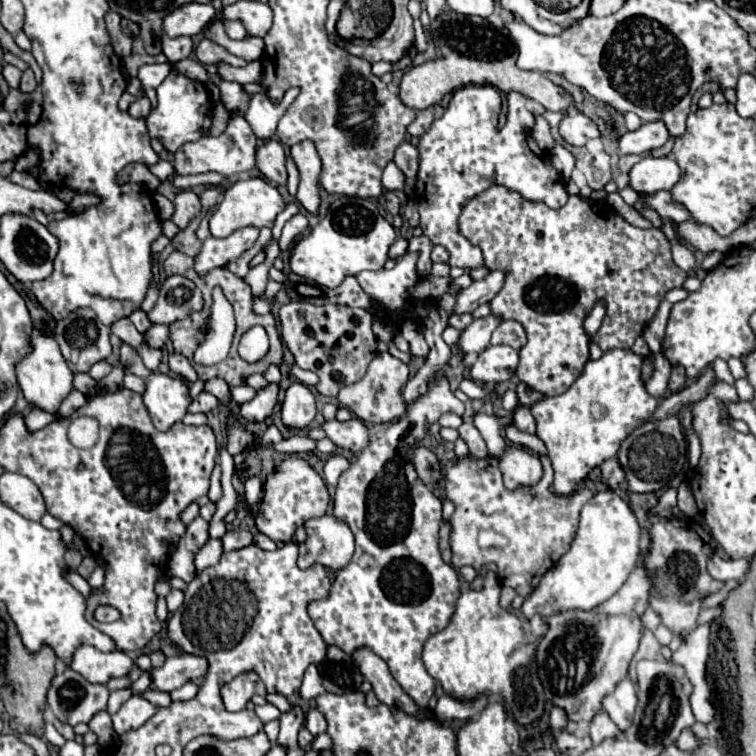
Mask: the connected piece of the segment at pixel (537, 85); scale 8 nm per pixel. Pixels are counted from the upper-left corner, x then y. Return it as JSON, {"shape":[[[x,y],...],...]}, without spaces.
{"shape":[[[450,9],[442,11],[436,19],[432,19],[432,27],[436,29],[436,57],[410,67],[400,79],[400,101],[412,109],[426,109],[434,103],[440,103],[446,93],[452,93],[464,85],[492,85],[498,91],[518,91],[528,99],[534,99],[548,111],[566,111],[574,101],[572,97],[552,83],[546,75],[538,71],[524,71],[516,65],[518,49],[510,31],[506,27],[494,27],[486,19],[476,15],[460,15]]]}

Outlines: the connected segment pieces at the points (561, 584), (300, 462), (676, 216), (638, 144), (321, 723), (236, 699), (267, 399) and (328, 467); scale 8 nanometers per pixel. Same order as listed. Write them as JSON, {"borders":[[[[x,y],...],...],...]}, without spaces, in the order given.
{"borders":[[[[598,491],[582,509],[580,515],[580,525],[578,531],[570,543],[568,553],[564,553],[556,565],[542,577],[540,585],[534,589],[534,593],[530,597],[526,597],[524,605],[522,605],[522,613],[530,619],[532,615],[542,615],[542,617],[550,617],[556,613],[564,613],[568,609],[594,609],[596,605],[604,603],[606,599],[610,599],[628,579],[630,571],[634,569],[638,555],[640,555],[640,539],[642,539],[642,529],[636,521],[636,515],[632,513],[632,509],[628,507],[628,503],[616,493],[616,491]]],[[[286,457],[282,459],[280,465],[272,473],[268,473],[264,489],[262,489],[262,499],[260,499],[260,509],[254,517],[256,529],[264,535],[268,535],[274,541],[288,543],[294,537],[294,531],[310,517],[324,515],[328,511],[330,495],[326,489],[324,479],[318,475],[318,471],[302,457]]],[[[656,191],[652,195],[640,193],[640,197],[644,199],[644,203],[654,209],[662,219],[670,219],[674,223],[682,223],[686,219],[692,219],[690,213],[686,211],[686,207],[682,207],[680,203],[676,203],[668,191]]],[[[652,121],[652,123],[642,123],[636,131],[626,131],[620,137],[620,153],[630,155],[630,153],[648,153],[652,149],[658,149],[666,143],[670,137],[664,121]]],[[[310,709],[308,715],[306,715],[306,729],[312,733],[312,735],[320,735],[326,731],[326,719],[320,711],[316,709]]],[[[240,673],[222,687],[222,699],[228,711],[242,711],[254,693],[266,695],[266,687],[256,673]]],[[[268,383],[264,389],[256,391],[254,399],[240,405],[240,415],[250,423],[260,423],[272,415],[276,401],[278,401],[278,385]]],[[[340,453],[330,455],[330,457],[326,459],[326,463],[324,463],[324,479],[326,479],[326,483],[328,483],[328,485],[336,485],[338,475],[340,475],[342,471],[346,471],[348,465],[350,465],[350,461],[348,461],[344,455],[340,455]]]]}

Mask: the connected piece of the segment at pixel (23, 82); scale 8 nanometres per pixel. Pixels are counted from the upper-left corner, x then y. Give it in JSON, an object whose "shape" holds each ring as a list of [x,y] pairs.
{"shape":[[[26,69],[26,71],[22,73],[22,79],[20,79],[20,91],[30,93],[30,91],[34,91],[34,89],[36,89],[34,73],[32,73],[32,69]]]}

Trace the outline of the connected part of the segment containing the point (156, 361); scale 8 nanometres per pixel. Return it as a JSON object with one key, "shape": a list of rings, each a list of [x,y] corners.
{"shape":[[[142,343],[138,353],[140,353],[143,363],[149,370],[155,371],[158,369],[163,356],[162,349],[153,349]]]}

